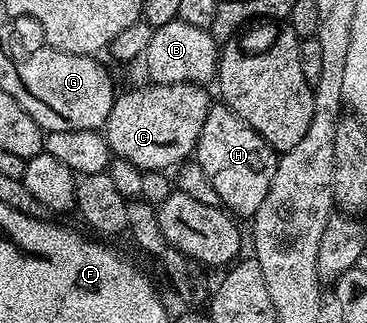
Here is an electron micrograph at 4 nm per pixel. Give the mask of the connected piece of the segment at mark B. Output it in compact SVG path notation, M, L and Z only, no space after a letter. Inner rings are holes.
M175 20L163 23L163 27L154 29L151 44L143 58L145 73L154 85L170 85L171 83L191 83L205 85L217 76L219 64L219 42L213 38L212 32L199 27L191 27L191 23Z

